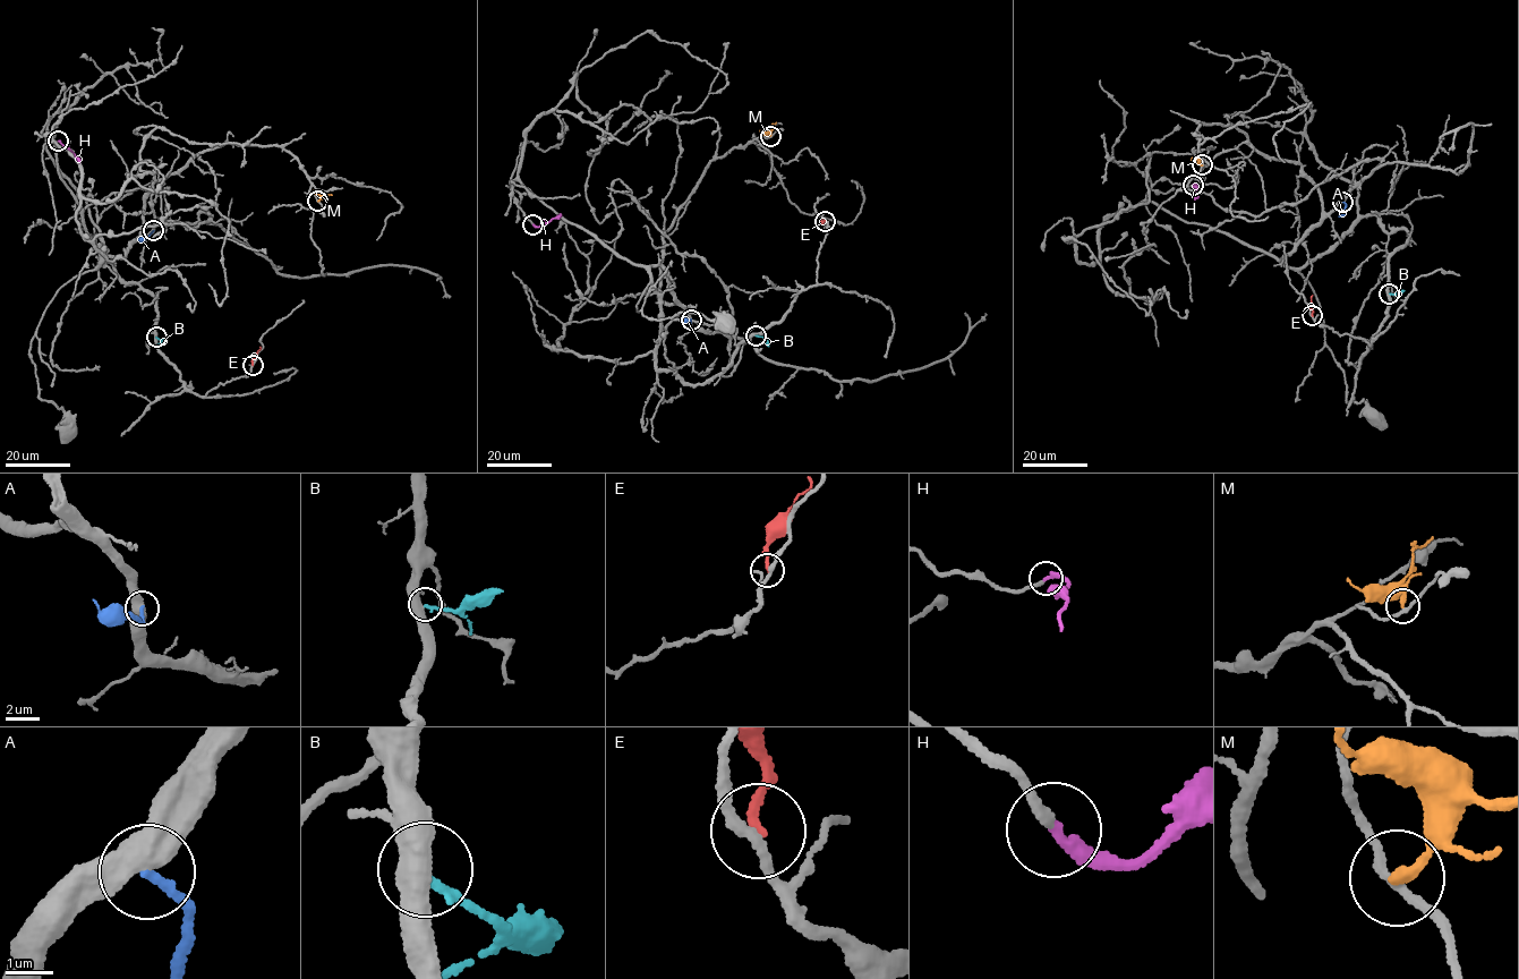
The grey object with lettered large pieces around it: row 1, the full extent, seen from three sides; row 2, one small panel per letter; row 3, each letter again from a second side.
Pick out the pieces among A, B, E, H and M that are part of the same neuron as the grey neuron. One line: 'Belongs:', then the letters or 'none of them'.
Belongs: H

